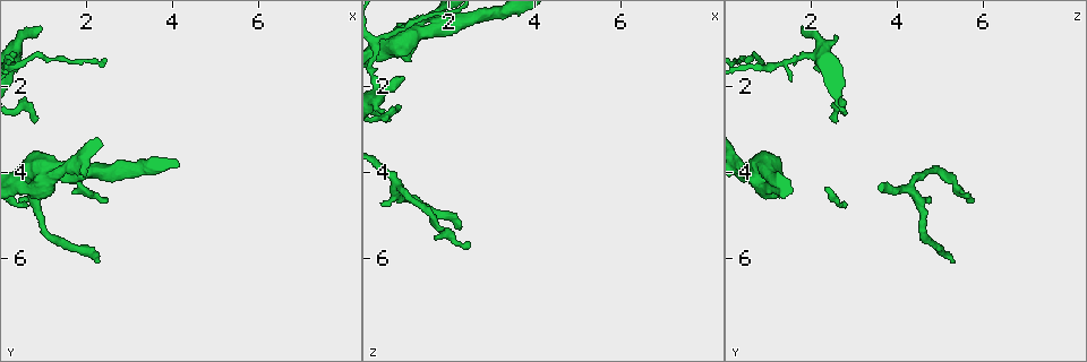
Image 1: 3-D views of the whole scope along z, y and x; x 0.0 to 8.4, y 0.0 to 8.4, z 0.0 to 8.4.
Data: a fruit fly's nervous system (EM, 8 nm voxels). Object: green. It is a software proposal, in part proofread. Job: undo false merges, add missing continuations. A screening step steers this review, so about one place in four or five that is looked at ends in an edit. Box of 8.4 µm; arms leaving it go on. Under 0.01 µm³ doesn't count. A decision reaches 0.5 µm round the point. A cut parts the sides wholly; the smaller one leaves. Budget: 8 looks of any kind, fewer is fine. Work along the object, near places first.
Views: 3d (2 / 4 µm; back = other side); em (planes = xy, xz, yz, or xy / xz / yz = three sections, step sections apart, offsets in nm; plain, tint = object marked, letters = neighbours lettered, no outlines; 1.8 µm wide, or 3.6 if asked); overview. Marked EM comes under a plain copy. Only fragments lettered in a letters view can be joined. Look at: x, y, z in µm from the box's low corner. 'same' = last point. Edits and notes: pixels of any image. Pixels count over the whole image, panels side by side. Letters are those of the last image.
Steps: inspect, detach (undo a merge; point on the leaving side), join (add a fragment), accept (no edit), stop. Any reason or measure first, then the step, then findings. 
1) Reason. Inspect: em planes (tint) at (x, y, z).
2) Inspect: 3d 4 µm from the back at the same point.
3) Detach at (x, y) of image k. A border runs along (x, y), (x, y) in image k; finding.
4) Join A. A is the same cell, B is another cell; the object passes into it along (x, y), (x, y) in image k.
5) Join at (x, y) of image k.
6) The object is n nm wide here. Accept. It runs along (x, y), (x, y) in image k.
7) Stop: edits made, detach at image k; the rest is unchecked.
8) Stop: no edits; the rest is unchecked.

Abrupt turn. Inspect: 3d 4 µm at (1.25, 3.95, 0.75).

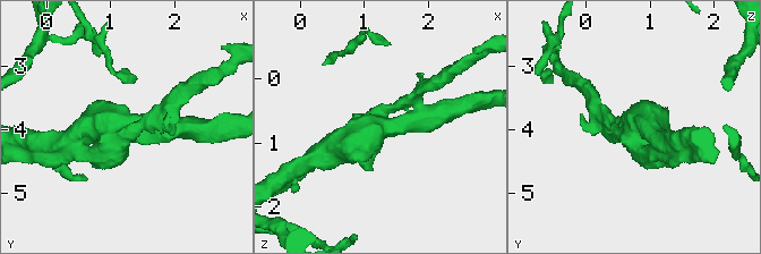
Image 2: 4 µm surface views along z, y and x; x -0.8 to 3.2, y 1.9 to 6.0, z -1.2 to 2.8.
Need the tissue. Inspect: em 3.6 µm xy step 4 (letters) at (1.25, 3.95, 0.75).

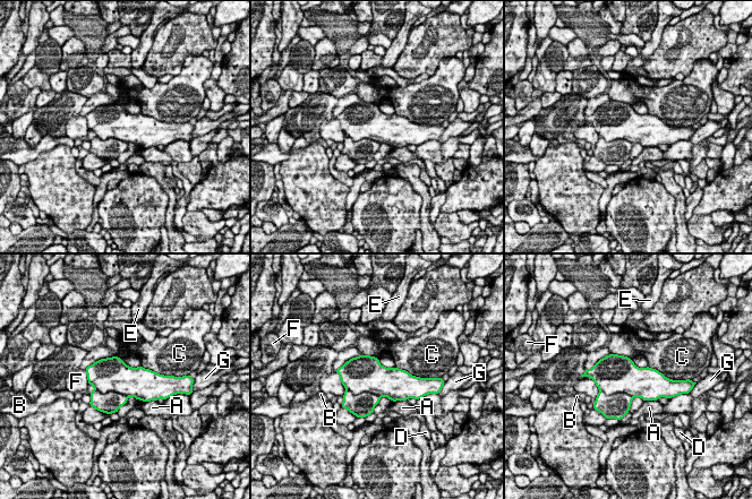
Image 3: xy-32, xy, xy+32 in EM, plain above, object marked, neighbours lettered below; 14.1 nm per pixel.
The object is 600 nm wide here. Detach at (361, 405) of image 3. A, B, C, D, E, F and G are other cells; a border runs along (347, 389), (379, 396) in image 3; a second neuron is stuck on.

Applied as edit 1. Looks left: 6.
An open end. Inspect: em xy step 4 (tint) at (1.00, 0.65, 1.80).

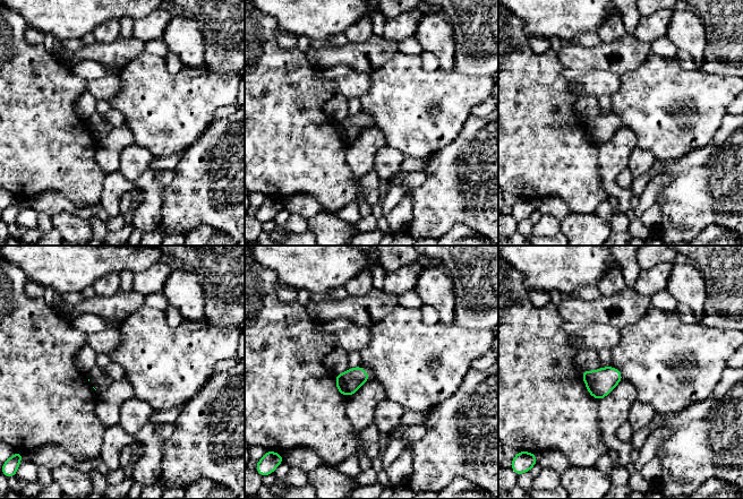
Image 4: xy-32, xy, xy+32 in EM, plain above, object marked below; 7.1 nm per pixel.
Inspect: em planes (letters) at the same point.

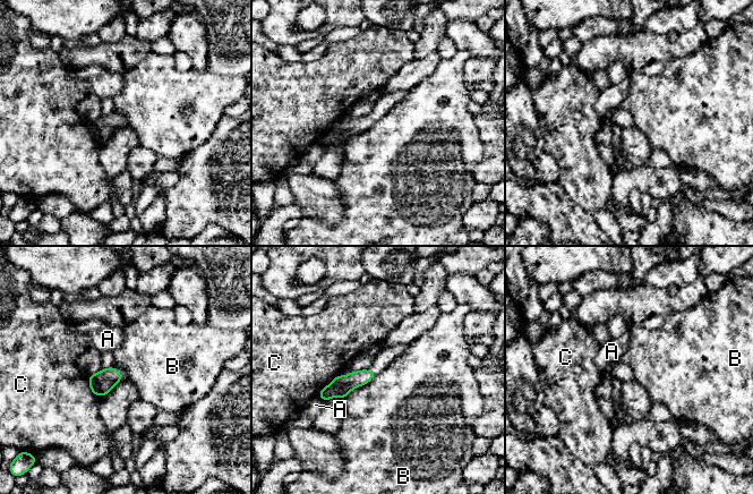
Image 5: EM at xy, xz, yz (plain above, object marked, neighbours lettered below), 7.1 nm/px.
The longest contact is with B, 300 nm. Accept. A, B and C are other cells; it runs along (370, 375), (354, 378), (322, 394) in image 5; no lettered fragment goes on from it.

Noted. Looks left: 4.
Stop: edits made, detach at image 3; the rest is unchecked.

